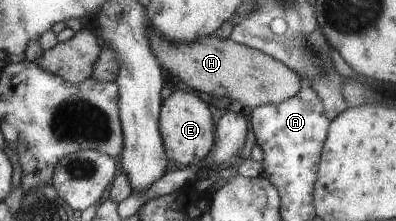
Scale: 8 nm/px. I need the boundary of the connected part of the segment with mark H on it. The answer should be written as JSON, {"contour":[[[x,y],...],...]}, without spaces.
{"contour":[[[148,24],[149,47],[157,63],[189,89],[234,100],[253,110],[261,105],[277,105],[291,99],[302,88],[302,79],[283,63],[245,45],[219,39],[214,33],[189,43],[165,41]]]}

